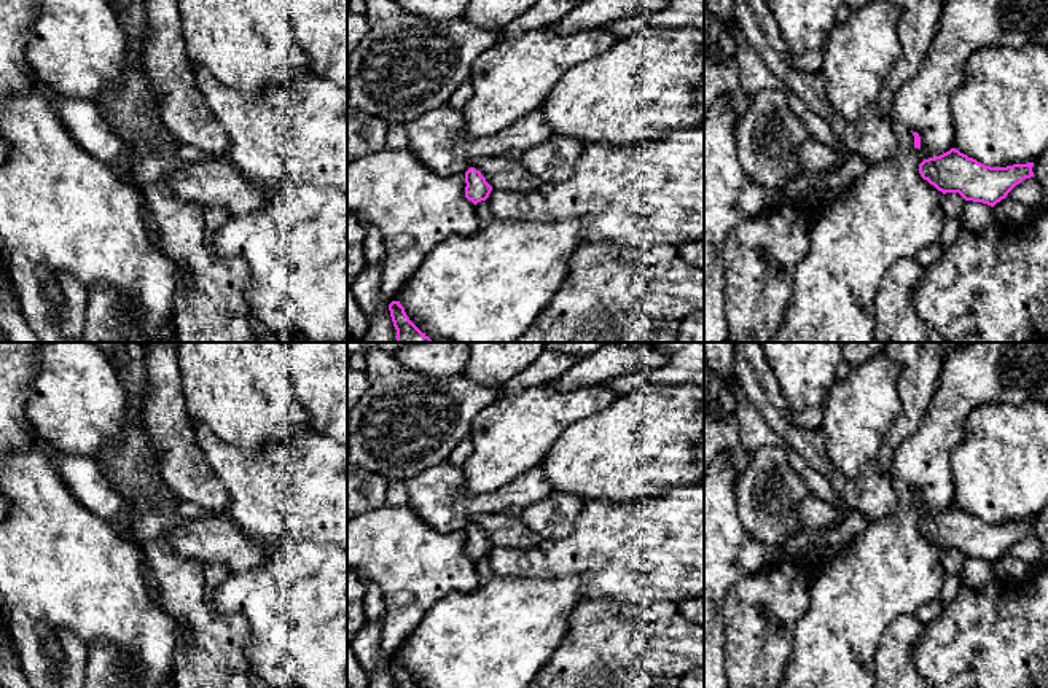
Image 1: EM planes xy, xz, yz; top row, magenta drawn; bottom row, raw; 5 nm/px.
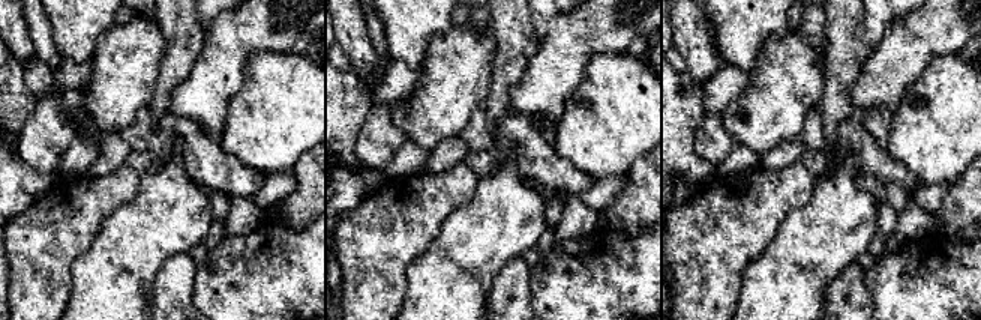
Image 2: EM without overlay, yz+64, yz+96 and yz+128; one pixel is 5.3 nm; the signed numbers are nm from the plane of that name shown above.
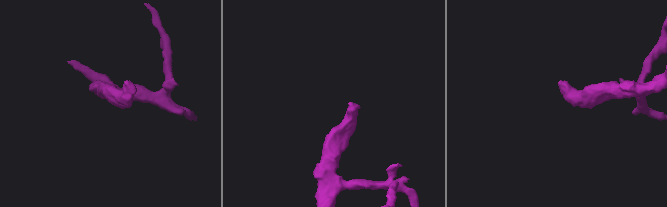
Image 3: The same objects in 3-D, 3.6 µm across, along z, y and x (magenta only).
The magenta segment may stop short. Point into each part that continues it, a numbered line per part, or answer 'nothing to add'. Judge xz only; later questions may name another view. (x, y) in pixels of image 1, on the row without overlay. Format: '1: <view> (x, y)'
1: xz (437, 496)

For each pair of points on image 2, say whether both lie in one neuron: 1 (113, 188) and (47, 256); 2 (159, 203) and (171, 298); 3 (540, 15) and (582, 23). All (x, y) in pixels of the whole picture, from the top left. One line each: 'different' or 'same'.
1: same
2: different
3: different

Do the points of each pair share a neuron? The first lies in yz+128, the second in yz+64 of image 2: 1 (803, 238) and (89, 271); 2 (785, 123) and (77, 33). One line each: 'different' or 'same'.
1: same
2: different

